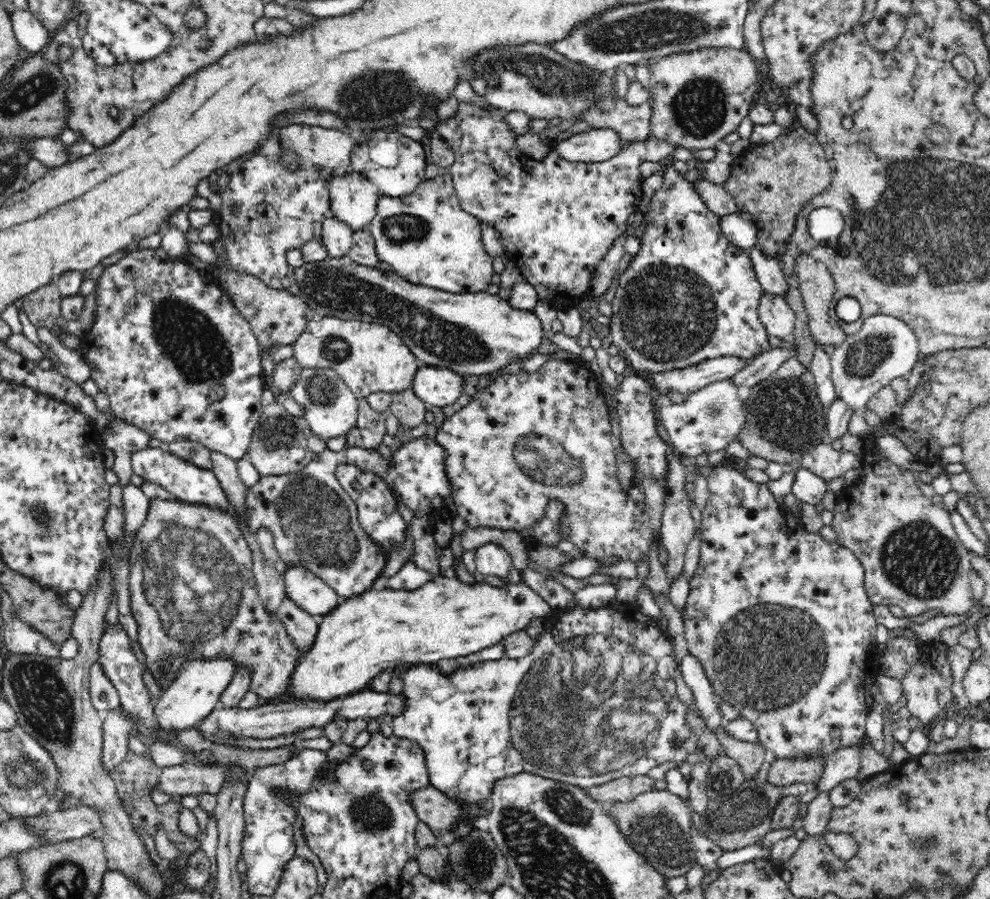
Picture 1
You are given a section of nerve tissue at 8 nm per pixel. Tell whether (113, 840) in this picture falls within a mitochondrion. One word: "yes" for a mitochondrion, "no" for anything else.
no

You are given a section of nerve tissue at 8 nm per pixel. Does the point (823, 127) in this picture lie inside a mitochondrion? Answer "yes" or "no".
no

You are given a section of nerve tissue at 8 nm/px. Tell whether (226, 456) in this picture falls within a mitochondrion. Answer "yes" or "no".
no

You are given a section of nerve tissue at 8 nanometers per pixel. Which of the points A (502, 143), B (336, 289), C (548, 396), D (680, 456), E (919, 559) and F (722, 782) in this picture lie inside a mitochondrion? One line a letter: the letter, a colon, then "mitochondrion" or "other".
A: other
B: mitochondrion
C: other
D: other
E: mitochondrion
F: mitochondrion

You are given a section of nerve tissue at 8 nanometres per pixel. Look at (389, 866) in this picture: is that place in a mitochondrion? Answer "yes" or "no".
no

